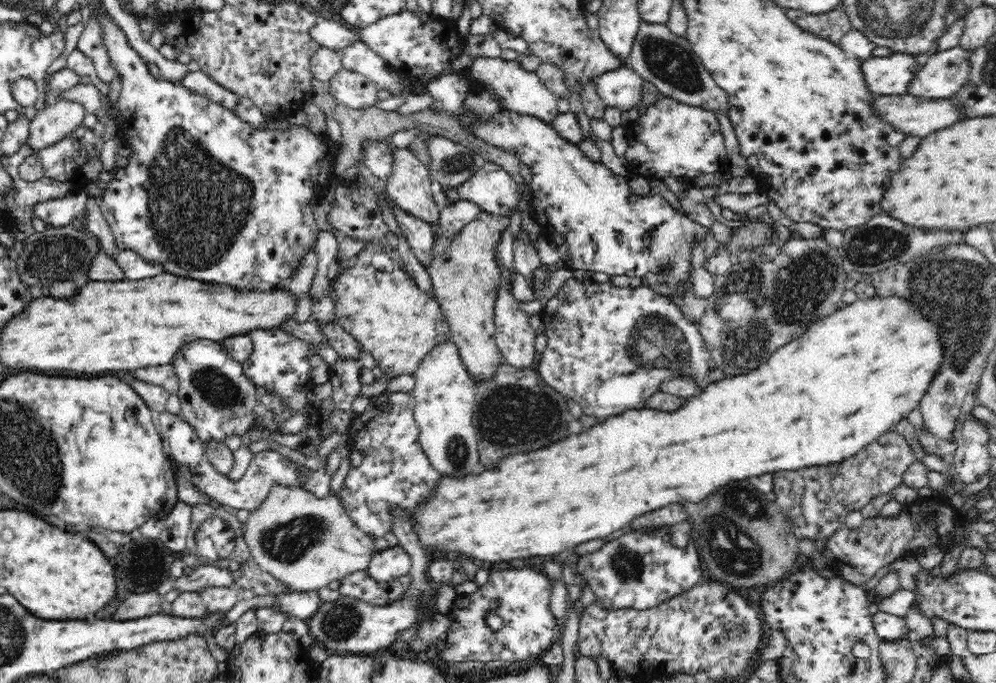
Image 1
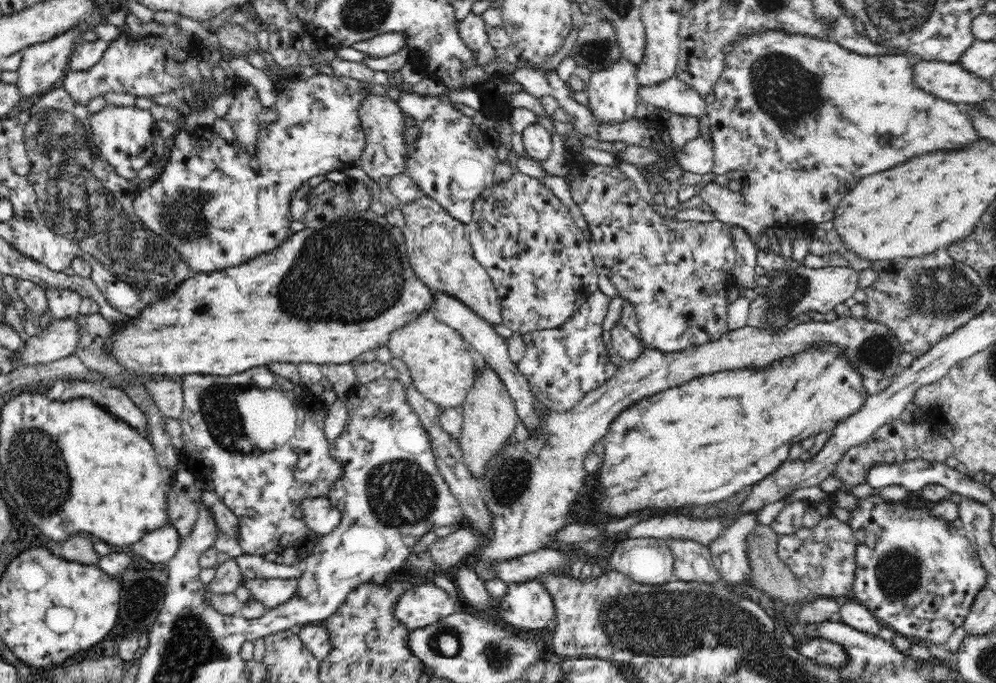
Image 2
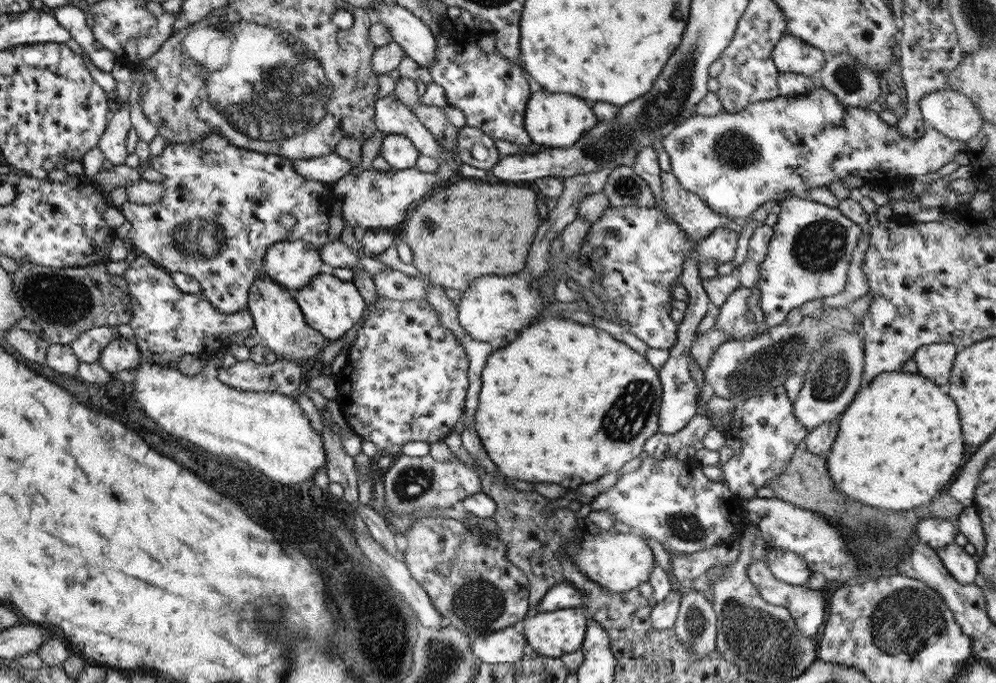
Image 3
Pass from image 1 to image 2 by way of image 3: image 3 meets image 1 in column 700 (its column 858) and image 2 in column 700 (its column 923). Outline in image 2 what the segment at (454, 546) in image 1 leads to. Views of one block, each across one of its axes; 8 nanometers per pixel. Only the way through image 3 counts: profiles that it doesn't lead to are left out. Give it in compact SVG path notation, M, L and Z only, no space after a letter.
M821 345L814 349L806 350L803 354L785 359L782 363L775 363L764 371L736 370L723 371L708 376L700 376L689 384L664 390L653 396L640 400L637 404L630 406L616 416L616 420L610 424L606 436L602 440L606 450L606 462L600 474L600 482L596 486L596 492L591 496L596 498L596 506L599 512L608 512L613 518L625 517L626 515L637 514L638 512L652 512L654 515L662 514L664 508L680 510L680 506L692 504L691 508L698 506L712 506L720 500L728 499L728 496L736 494L760 482L766 476L776 471L776 468L789 459L789 448L795 442L801 442L804 438L820 431L830 433L831 428L843 418L850 416L858 407L866 402L868 395L863 386L864 378L852 365L848 365L848 359L840 356L840 351L830 345Z

